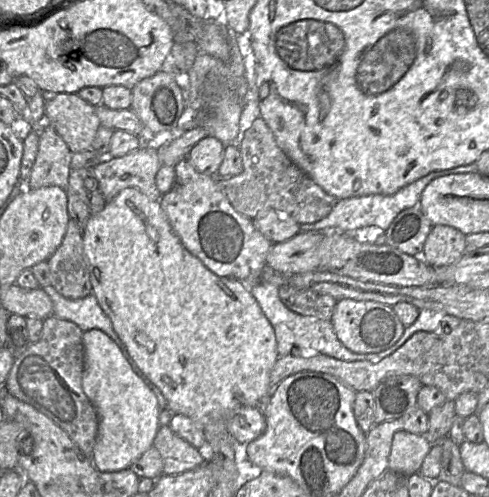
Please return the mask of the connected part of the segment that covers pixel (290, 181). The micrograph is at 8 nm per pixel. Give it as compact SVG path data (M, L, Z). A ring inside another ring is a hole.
M261 117L256 118L250 128L241 135L238 147L242 158L243 171L230 178L217 177L218 186L236 212L253 220L260 212L274 209L289 215L300 225L315 223L331 212L337 199L325 192L284 153L278 146L272 130Z

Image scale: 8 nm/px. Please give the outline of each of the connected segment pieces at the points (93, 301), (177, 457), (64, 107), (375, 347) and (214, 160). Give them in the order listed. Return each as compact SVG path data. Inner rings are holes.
M44 286L42 288L53 303L52 316L72 321L83 332L91 329L102 330L130 360L125 346L113 329L110 318L101 309L94 294L90 294L82 299L70 300L60 295L52 286Z
M169 425L159 427L152 446L162 457L164 475L177 475L193 470L203 465L209 458L208 455L177 436Z
M59 93L45 102L44 122L53 126L72 153L92 150L93 140L101 123L96 107L90 105L78 93Z
M337 301L330 321L342 345L357 354L379 353L390 348L400 339L405 329L392 307L375 301Z
M213 136L201 139L187 155L189 163L200 173L217 176L225 145Z

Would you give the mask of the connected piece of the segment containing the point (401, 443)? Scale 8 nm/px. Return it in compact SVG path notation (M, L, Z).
M405 431L396 432L388 457L388 470L408 477L419 473L432 445L426 436Z

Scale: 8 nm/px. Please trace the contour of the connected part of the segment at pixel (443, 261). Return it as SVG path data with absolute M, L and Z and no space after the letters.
M434 225L424 243L421 258L432 267L454 264L465 255L466 235L446 225Z

